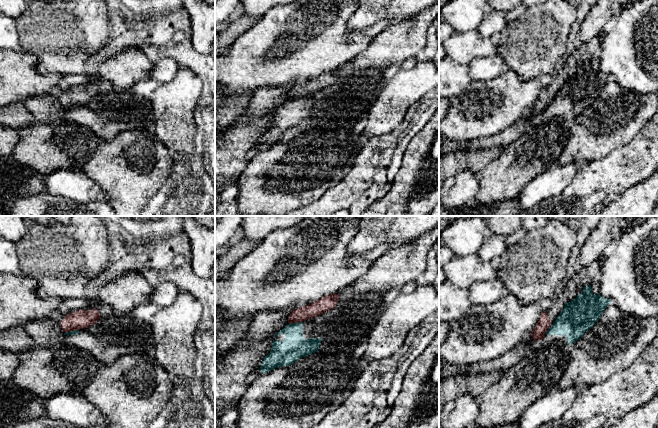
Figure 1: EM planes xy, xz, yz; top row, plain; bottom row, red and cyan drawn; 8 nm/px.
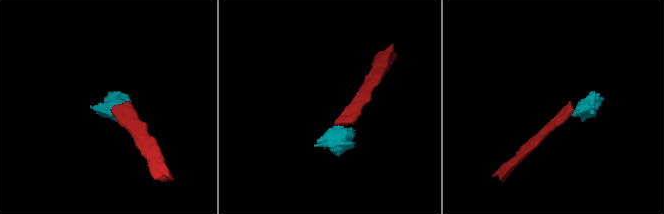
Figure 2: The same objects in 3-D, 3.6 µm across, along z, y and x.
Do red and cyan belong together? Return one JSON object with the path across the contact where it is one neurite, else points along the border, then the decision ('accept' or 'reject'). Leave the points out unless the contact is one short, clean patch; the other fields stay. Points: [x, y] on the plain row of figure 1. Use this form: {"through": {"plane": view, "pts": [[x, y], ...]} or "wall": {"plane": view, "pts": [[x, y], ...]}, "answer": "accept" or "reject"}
{"wall": {"plane": "xz", "pts": [[301, 97], [288, 100]]}, "answer": "reject"}

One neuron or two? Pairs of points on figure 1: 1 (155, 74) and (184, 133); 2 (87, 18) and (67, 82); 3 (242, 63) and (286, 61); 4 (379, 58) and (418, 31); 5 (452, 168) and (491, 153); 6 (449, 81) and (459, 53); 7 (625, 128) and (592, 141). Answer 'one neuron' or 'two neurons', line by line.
1: two neurons
2: two neurons
3: one neuron
4: one neuron
5: one neuron
6: two neurons
7: one neuron

